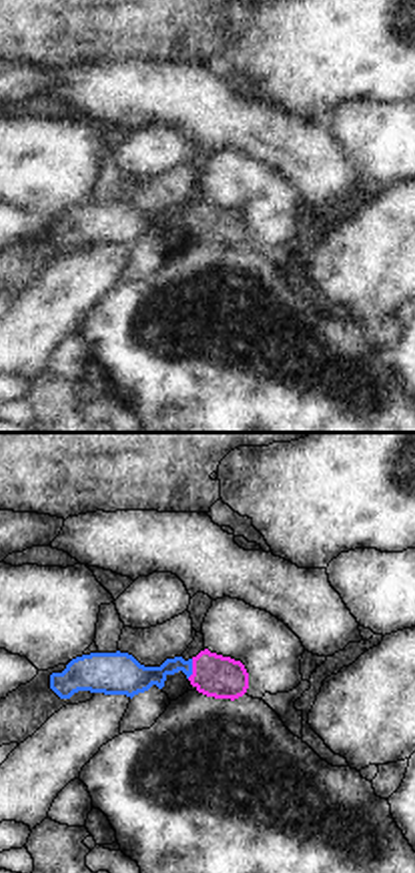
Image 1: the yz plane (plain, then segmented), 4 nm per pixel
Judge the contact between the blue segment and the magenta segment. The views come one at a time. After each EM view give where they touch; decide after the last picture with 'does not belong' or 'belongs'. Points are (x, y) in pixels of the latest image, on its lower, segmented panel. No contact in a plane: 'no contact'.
meets blue at (191, 669)

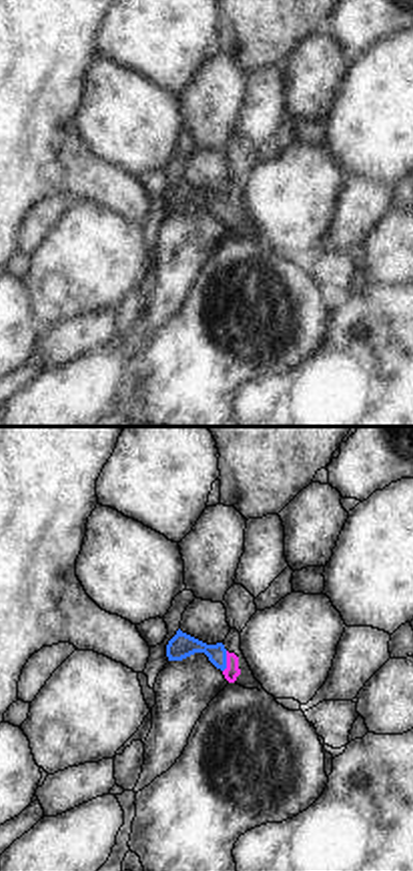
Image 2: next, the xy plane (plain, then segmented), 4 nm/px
meets blue at (225, 661)

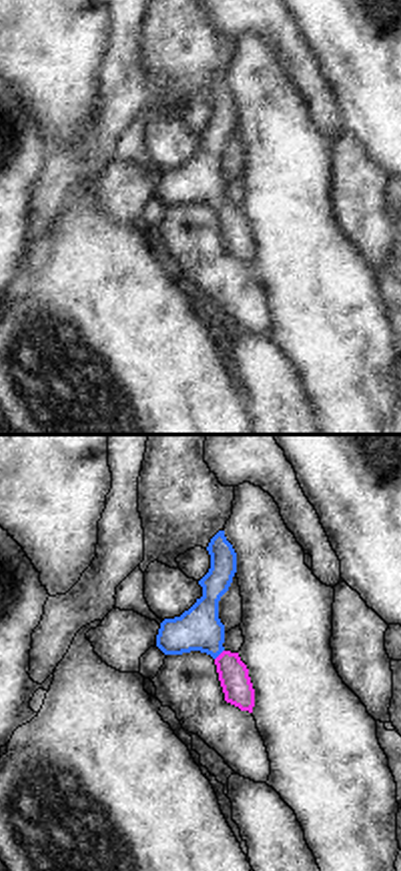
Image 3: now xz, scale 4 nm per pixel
meets blue at (219, 653)

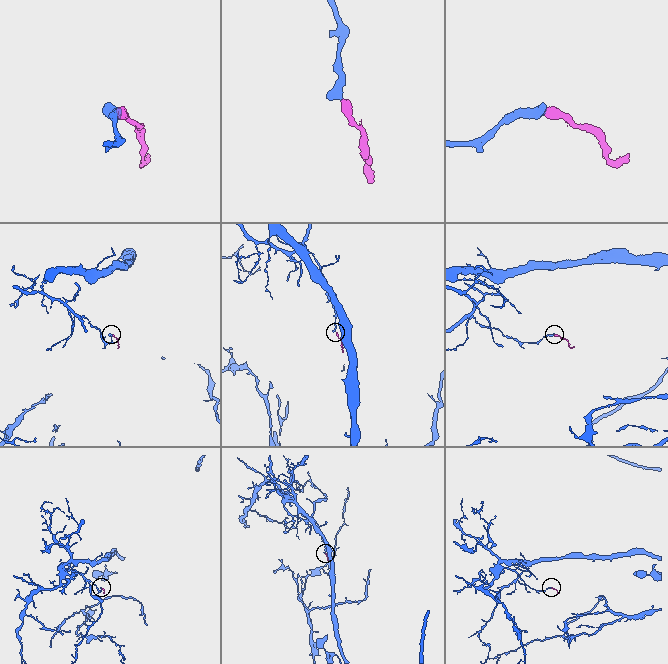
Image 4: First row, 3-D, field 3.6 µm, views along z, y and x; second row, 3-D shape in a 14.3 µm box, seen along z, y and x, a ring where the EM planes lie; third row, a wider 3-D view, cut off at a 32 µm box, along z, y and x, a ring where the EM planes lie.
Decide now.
belongs

